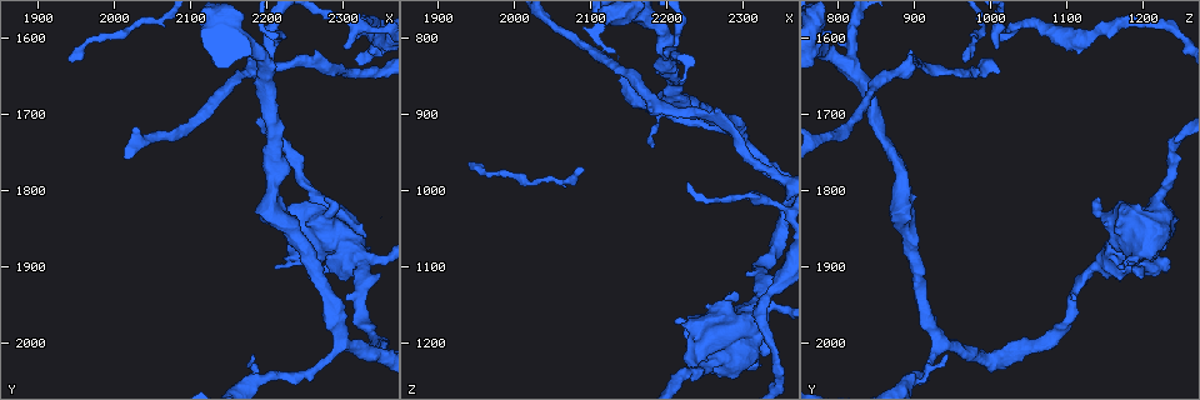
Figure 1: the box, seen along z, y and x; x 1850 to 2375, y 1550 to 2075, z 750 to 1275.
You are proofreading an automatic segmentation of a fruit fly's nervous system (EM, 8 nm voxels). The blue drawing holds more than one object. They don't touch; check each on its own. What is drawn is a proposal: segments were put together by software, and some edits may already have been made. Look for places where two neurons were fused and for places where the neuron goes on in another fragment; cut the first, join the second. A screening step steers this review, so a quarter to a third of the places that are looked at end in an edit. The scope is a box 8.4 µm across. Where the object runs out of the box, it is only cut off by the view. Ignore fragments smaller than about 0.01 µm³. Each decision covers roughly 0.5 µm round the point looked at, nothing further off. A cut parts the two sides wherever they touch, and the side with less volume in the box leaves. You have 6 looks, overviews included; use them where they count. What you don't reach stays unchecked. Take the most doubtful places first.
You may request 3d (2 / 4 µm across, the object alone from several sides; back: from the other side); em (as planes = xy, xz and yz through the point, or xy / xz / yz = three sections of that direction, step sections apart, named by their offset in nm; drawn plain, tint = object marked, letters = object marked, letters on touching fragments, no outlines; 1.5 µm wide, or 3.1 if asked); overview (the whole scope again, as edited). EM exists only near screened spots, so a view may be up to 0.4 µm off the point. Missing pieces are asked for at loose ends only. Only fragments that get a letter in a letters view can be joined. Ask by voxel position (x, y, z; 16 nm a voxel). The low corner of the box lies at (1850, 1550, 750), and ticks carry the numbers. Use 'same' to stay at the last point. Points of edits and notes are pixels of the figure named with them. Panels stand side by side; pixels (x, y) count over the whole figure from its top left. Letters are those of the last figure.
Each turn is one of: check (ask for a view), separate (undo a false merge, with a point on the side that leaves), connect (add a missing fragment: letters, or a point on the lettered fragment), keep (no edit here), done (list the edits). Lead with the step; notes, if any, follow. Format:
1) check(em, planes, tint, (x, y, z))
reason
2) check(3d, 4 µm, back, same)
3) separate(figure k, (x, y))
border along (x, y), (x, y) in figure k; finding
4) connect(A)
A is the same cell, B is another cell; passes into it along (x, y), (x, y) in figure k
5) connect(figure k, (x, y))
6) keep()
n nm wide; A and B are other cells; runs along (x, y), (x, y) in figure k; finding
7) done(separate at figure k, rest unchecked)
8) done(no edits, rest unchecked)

check(em, planes, plain, (2305, 1610, 1005))
an open end

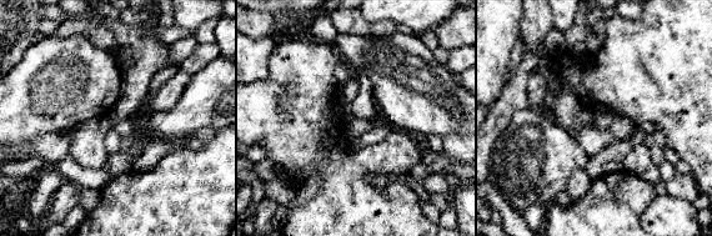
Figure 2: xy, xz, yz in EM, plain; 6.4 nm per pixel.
check(em, planes, letters, same)

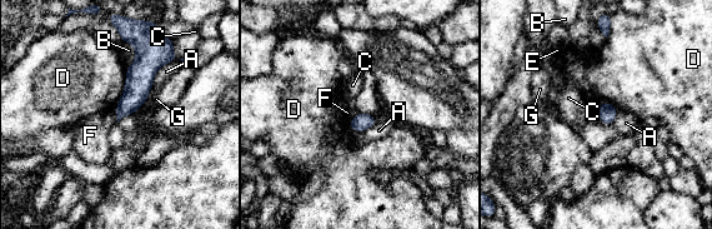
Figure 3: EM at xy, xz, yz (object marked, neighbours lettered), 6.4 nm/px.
keep()
A, B, C, D, E, F and G are other cells; border along (114, 110), (118, 123) in figure 3; no lettered fragment goes on from it

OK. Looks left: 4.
check(em, planes, tint, (2260, 1910, 1200))
branch stops here

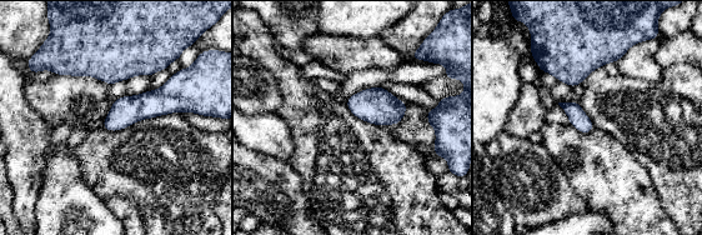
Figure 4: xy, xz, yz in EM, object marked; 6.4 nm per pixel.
check(em, planes, letters, same)

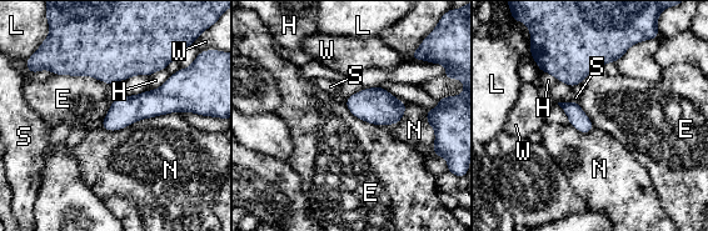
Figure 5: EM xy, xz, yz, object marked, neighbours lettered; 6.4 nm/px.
keep()
E, H, L, N, S and W are other cells; none of them fits

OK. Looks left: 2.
check(em, xy, step 4, letters, (1940, 1625, 970))
thin end

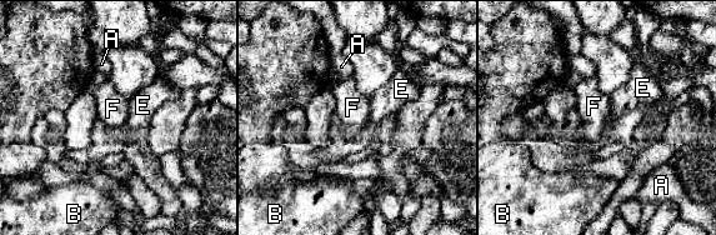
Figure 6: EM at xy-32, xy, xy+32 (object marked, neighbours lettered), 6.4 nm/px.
check(em, planes, letters, same)

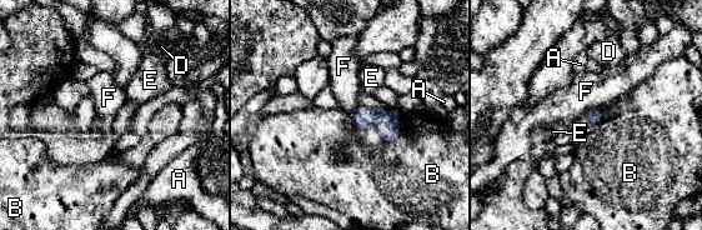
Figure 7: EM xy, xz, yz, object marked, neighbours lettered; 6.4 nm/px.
keep()
A, B, D, E and F are other cells; none of them fits

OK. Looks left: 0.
done(no edits, rest unchecked)

